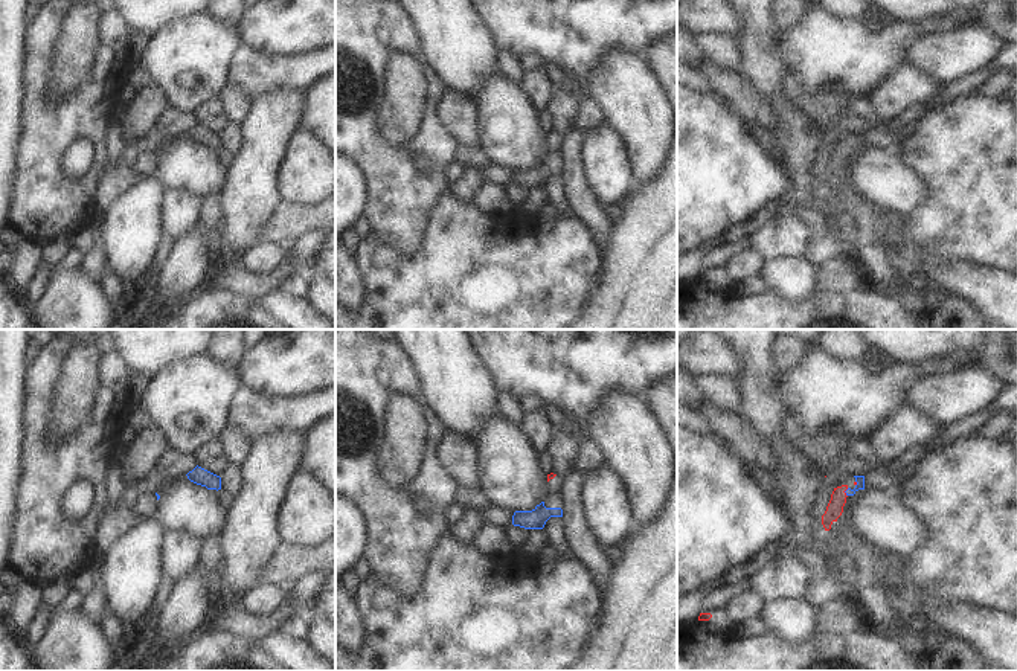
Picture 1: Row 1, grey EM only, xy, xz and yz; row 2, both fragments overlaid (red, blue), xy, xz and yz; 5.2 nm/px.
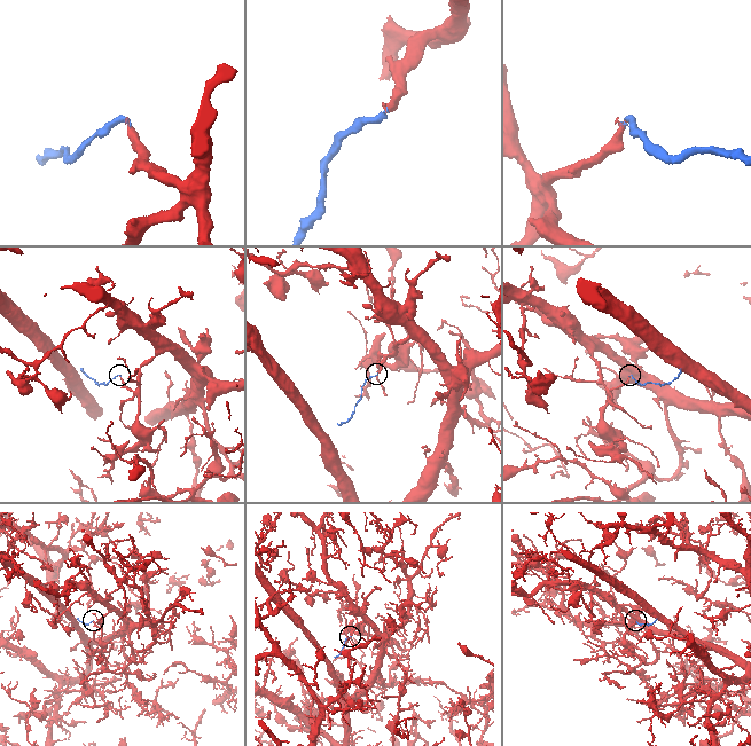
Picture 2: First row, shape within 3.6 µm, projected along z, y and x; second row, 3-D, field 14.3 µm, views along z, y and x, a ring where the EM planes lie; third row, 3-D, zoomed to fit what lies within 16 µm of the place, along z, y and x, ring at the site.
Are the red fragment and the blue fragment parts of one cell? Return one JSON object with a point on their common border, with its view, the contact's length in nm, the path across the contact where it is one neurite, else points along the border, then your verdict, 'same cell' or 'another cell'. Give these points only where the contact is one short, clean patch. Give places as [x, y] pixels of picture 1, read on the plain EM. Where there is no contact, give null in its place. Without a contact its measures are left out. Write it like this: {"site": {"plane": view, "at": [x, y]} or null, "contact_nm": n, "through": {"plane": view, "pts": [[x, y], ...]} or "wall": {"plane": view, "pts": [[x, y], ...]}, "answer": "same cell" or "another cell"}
{"site": {"plane": "yz", "at": [845, 151]}, "contact_nm": 50, "through": {"plane": "yz", "pts": [[834, 166], [845, 151], [853, 150], [860, 138]]}, "answer": "same cell"}

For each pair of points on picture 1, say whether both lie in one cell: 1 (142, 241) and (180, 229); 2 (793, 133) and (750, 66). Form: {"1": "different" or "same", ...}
{"1": "different", "2": "same"}

